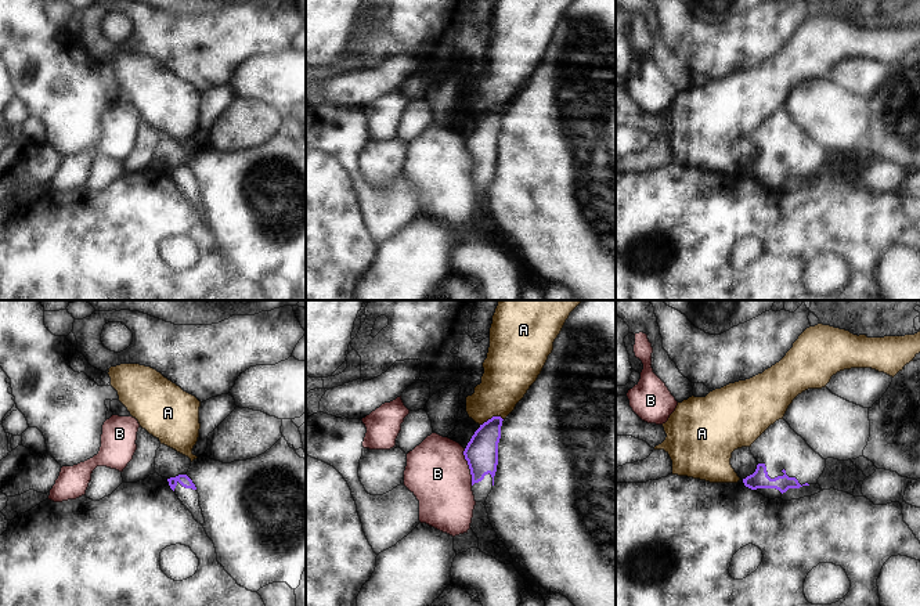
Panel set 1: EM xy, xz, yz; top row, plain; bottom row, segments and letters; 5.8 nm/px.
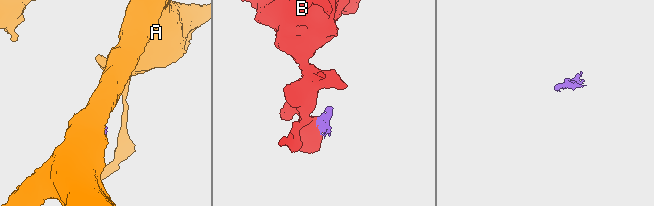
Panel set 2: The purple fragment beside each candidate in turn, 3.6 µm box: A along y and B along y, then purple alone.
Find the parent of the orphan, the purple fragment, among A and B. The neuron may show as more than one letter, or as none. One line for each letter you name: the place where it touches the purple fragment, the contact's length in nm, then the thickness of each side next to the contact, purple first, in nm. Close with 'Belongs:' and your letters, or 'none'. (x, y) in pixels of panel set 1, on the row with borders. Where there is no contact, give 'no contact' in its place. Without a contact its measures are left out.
Belongs: none

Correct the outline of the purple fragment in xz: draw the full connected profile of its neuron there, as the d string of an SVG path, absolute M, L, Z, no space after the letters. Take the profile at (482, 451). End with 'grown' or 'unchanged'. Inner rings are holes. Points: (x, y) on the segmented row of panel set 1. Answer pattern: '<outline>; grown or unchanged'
M493 416L480 425L463 451L472 475L472 491L476 502L486 504L494 486L502 421L501 416Z; grown

